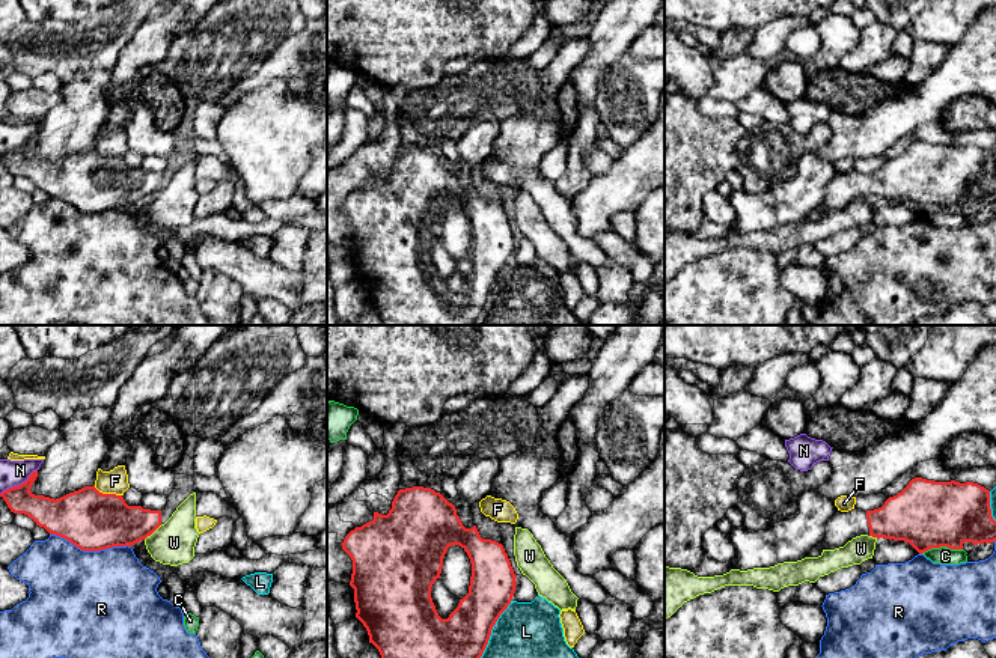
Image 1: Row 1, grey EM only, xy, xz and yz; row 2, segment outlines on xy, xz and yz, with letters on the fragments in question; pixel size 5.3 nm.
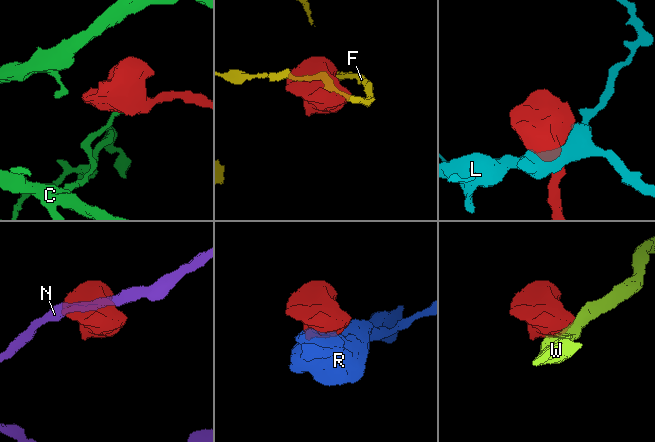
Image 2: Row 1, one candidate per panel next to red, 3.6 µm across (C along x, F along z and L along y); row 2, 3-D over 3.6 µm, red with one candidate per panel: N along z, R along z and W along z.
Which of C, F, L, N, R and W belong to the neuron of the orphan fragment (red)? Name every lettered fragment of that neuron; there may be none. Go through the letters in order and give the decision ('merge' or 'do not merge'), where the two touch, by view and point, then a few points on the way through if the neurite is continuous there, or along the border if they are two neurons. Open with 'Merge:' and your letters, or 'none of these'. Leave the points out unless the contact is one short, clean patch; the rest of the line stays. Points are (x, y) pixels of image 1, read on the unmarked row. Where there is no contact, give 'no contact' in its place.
Merge: none of these
C: do not merge; meets red in yz at (941, 208); border along yz (962, 211), (931, 210), (921, 216)
F: do not merge; meets red in xy at (107, 157)
L: do not merge; meets red in xz at (490, 294)
N: do not merge; meets red in xy at (18, 148); border along xy (36, 131), (23, 145), (6, 151), (0, 157)
R: do not merge; meets red in xy at (91, 213)
W: do not merge; meets red in xy at (152, 194); border along xy (161, 187), (145, 202)

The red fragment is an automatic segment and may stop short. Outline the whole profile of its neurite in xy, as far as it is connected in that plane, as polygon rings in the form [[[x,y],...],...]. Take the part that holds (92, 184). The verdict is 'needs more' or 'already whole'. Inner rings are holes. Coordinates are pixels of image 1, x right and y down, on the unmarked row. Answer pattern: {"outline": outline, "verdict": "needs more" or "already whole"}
{"outline": [[[38,133],[29,142],[0,157],[14,176],[24,176],[50,197],[60,199],[83,214],[101,214],[113,209],[131,209],[151,199],[161,188],[161,173],[128,169],[122,158],[102,157],[95,148],[84,149],[60,161],[35,158],[30,151]]], "verdict": "already whole"}

